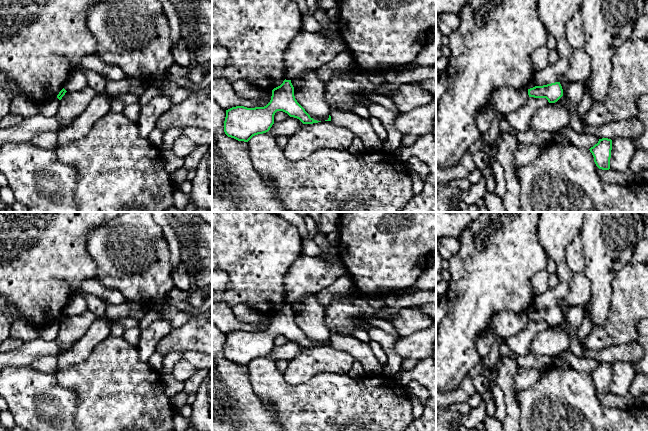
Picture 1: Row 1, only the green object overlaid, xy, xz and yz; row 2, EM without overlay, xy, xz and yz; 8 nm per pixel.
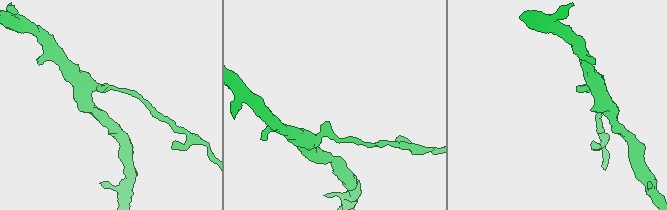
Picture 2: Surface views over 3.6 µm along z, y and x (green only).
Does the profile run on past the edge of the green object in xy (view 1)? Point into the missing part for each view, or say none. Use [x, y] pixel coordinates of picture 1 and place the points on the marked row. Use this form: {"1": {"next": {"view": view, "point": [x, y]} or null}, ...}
{"1": {"next": null}}

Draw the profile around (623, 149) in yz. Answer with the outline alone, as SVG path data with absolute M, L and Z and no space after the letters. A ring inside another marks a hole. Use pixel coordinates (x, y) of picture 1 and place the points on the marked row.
M622 137L612 139L610 169L618 172L628 170L634 152L634 144L629 139Z

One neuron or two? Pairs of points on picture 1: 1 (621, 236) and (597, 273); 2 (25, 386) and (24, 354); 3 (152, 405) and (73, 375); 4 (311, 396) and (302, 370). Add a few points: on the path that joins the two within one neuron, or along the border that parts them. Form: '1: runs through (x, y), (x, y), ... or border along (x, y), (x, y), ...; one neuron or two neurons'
1: runs through (612, 245), (606, 251), (601, 264); one neuron
2: border along (30, 364), (10, 368); two neurons
3: runs through (132, 405), (128, 405), (105, 382), (93, 380); one neuron
4: border along (328, 373), (297, 385), (283, 378); two neurons

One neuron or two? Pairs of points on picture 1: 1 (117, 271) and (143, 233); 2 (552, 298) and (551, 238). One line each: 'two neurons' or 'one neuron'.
1: one neuron
2: one neuron

